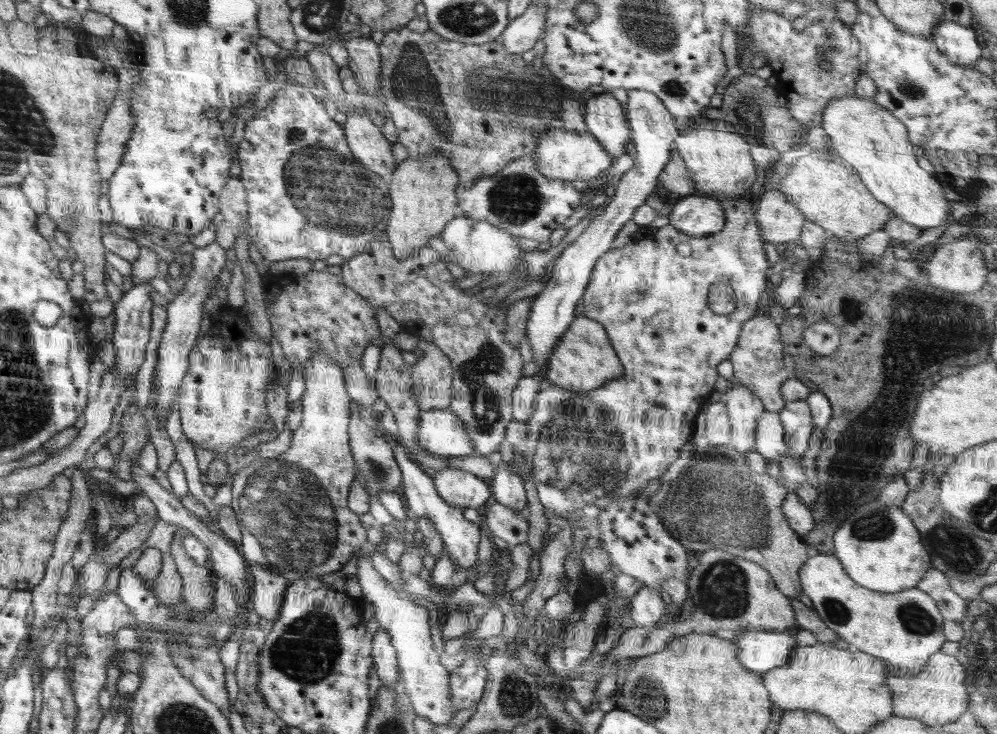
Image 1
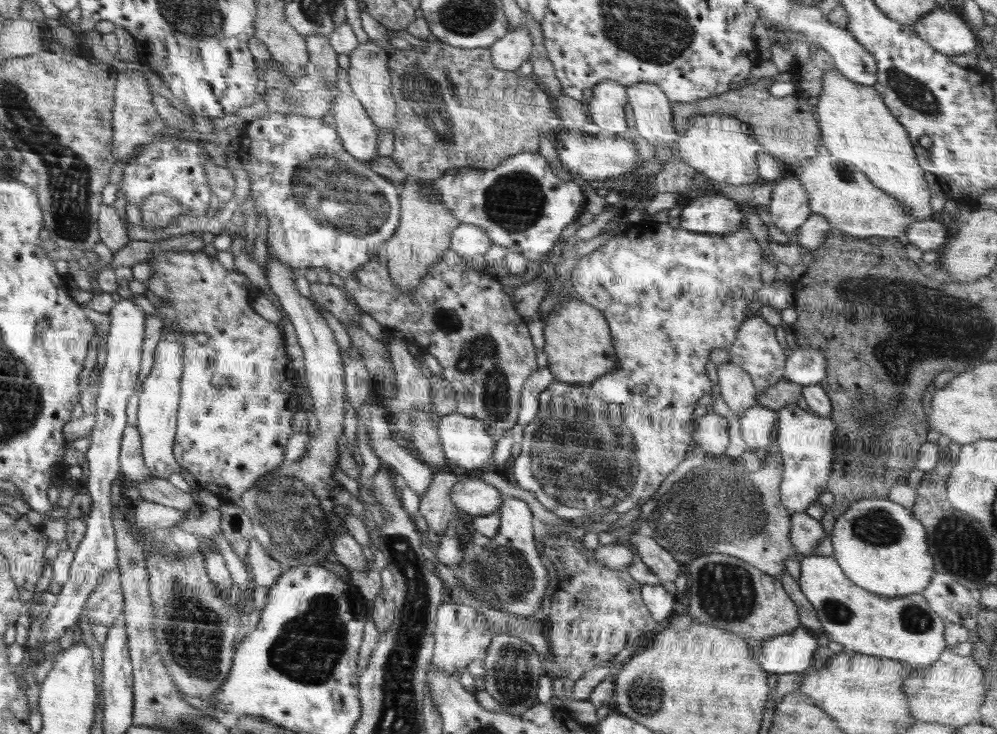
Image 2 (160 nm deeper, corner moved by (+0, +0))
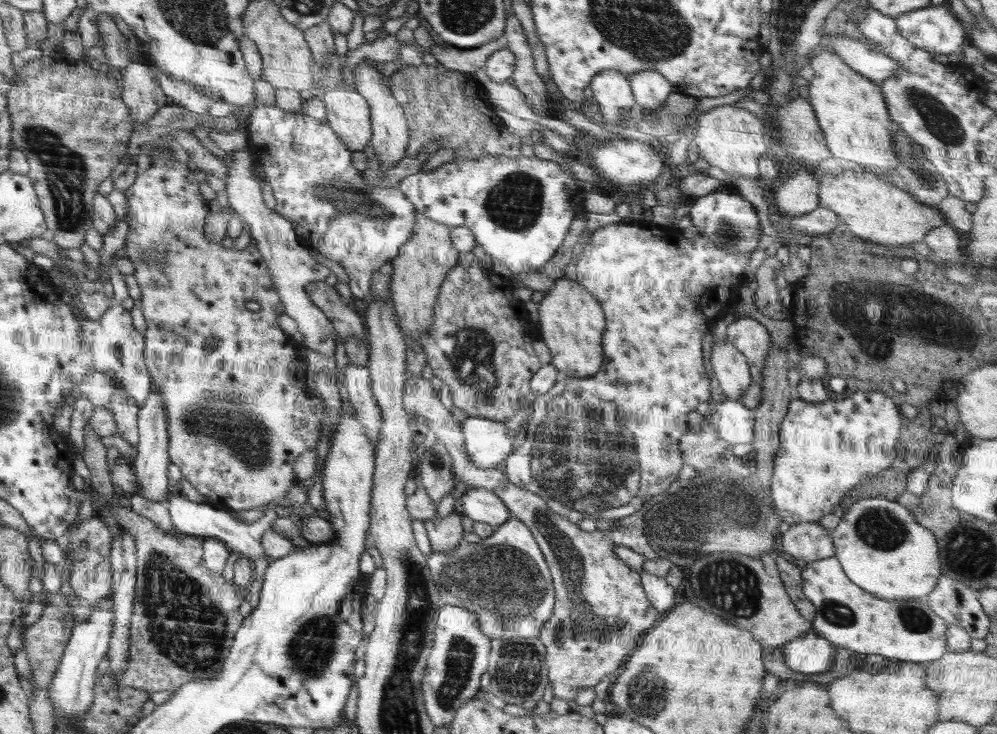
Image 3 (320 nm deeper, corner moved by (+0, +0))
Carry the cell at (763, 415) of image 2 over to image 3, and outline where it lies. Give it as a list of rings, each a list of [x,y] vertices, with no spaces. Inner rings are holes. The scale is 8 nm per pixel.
[[[726,398],[722,402],[711,403],[712,414],[708,417],[716,434],[731,447],[737,444],[748,444],[754,438],[755,414],[753,409],[746,408],[739,400]]]

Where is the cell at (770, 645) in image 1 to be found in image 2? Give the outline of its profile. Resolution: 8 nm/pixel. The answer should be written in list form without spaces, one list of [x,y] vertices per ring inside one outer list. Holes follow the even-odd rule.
[[[799,627],[792,633],[764,640],[758,662],[768,675],[800,673],[811,668],[818,647],[810,631]]]

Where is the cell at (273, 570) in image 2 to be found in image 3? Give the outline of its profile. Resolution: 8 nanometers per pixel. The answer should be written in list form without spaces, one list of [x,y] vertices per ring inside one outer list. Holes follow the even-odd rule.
[[[177,493],[174,500],[168,502],[168,511],[170,511],[170,518],[172,523],[178,529],[179,534],[197,535],[204,538],[213,538],[224,542],[231,552],[237,552],[242,556],[246,556],[253,561],[257,559],[265,559],[270,564],[272,559],[264,553],[260,540],[262,540],[264,533],[270,530],[272,522],[278,518],[274,505],[268,507],[265,516],[260,520],[252,522],[252,524],[244,524],[234,520],[230,512],[217,510],[210,506],[210,504],[197,504],[190,502],[181,493]]]

